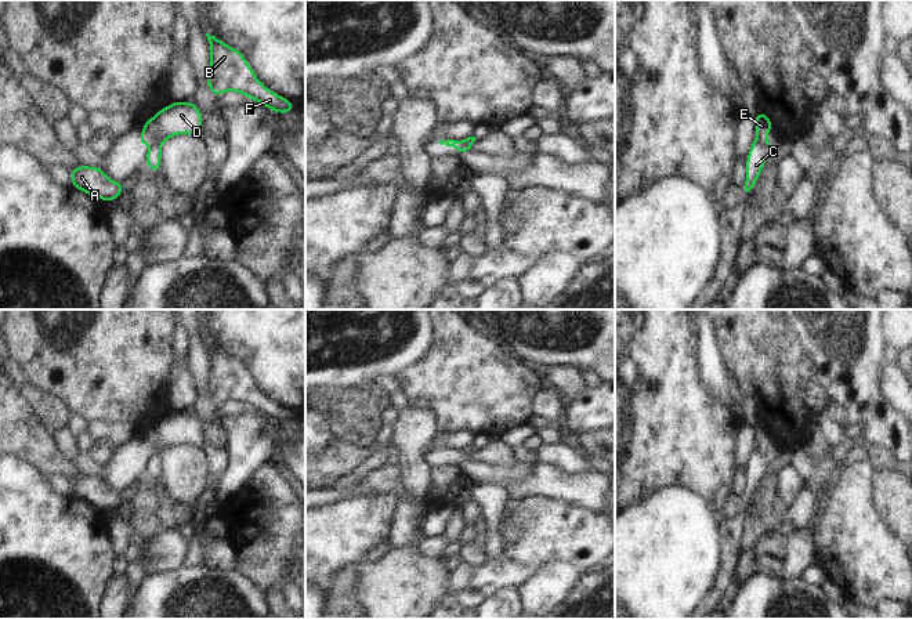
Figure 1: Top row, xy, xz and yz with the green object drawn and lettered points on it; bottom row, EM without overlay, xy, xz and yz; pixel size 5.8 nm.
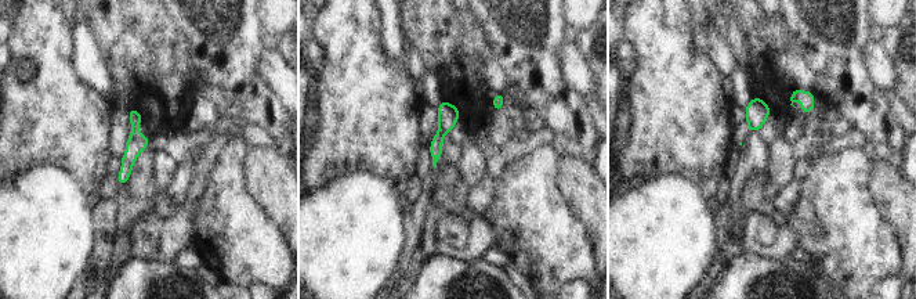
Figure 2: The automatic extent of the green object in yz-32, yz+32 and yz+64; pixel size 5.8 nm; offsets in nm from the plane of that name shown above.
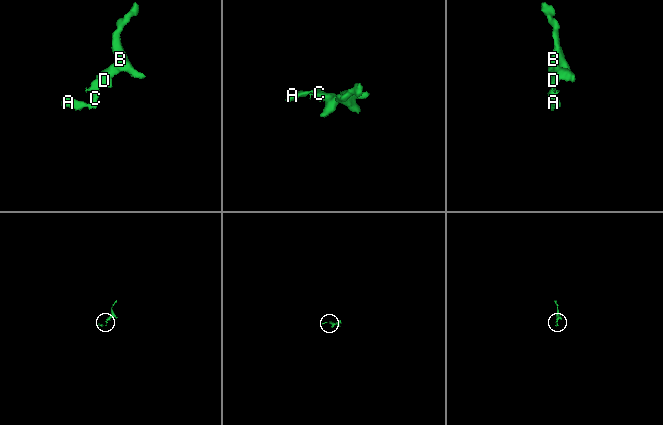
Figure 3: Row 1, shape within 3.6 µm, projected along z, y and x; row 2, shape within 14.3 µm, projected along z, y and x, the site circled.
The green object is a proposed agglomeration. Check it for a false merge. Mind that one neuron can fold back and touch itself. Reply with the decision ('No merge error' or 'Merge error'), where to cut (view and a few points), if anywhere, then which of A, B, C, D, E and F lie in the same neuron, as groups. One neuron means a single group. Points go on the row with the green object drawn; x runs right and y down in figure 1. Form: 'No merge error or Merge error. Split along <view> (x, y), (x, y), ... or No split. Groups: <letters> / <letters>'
Merge error. Split along yz (756, 138), (767, 144). Groups: A C / B D E F.

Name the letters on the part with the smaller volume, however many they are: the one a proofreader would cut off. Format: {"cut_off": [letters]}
{"cut_off": ["A", "C"]}

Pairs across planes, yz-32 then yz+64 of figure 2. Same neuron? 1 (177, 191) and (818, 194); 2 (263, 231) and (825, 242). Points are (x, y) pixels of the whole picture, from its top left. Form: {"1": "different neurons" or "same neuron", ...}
{"1": "different neurons", "2": "same neuron"}

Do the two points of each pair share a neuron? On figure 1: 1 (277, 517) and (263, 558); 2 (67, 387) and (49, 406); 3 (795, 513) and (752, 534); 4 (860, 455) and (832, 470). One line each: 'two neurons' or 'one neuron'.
1: one neuron
2: two neurons
3: two neurons
4: one neuron

